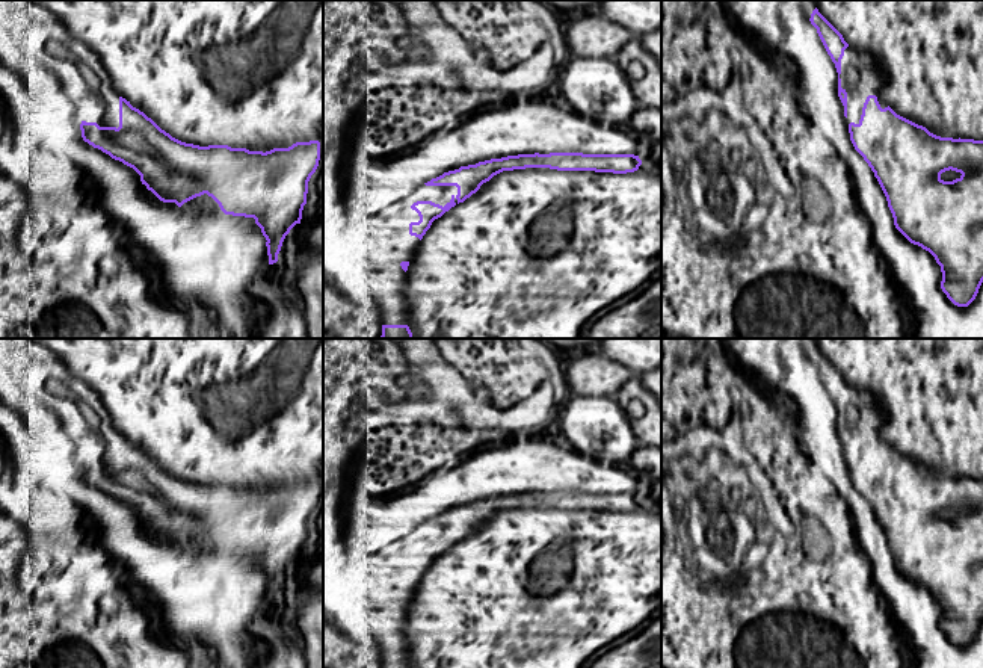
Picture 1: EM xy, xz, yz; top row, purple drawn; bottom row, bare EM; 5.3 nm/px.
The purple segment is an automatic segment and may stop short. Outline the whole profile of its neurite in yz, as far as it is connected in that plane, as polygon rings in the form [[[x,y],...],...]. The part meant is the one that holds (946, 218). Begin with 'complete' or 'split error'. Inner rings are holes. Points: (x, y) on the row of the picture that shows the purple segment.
split error; [[[815,8],[811,24],[835,63],[838,73],[838,97],[844,106],[850,141],[855,150],[868,163],[877,178],[895,228],[914,245],[929,251],[941,266],[941,289],[957,307],[968,307],[977,296],[983,283],[983,141],[941,138],[897,115],[880,97],[886,82],[877,60],[864,51],[849,45],[843,35]],[[956,171],[962,175],[953,181],[944,181],[941,174]]]

